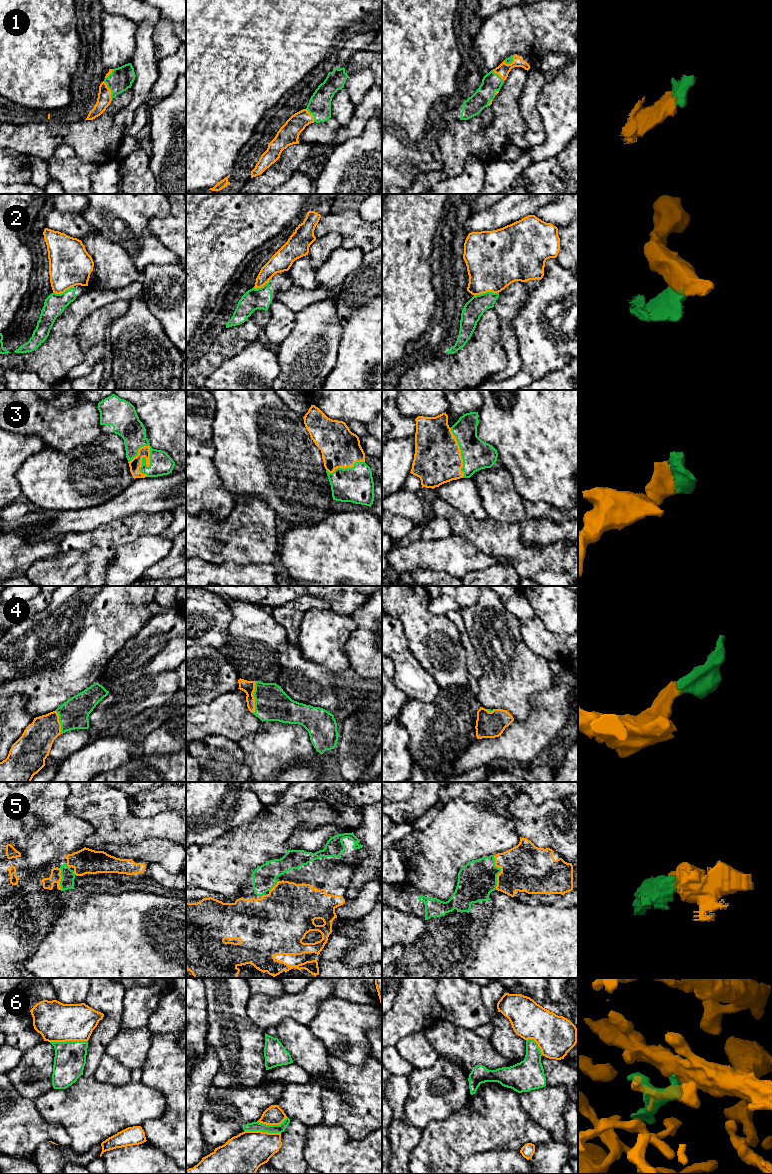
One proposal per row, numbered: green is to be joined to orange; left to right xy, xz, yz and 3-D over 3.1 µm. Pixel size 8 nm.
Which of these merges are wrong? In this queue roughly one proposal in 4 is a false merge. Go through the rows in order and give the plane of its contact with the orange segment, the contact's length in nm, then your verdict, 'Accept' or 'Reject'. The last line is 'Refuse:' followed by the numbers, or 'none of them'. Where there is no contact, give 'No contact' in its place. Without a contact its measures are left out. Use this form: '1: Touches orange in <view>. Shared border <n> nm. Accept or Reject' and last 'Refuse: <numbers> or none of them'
1: Touches orange in xy. Shared border 160 nm. Accept
2: Touches orange in yz. Shared border 200 nm. Reject
3: Touches orange in xy. Shared border 260 nm. Accept
4: Touches orange in xz. Shared border 260 nm. Accept
5: Touches orange in yz. Shared border 280 nm. Accept
6: Touches orange in xy. Shared border 300 nm. Reject
Refuse: 2, 6

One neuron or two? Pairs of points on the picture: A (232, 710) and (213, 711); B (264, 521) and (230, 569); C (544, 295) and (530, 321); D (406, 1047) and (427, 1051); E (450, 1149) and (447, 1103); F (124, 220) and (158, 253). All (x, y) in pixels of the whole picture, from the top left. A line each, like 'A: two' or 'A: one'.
A: one
B: two
C: one
D: one
E: two
F: one

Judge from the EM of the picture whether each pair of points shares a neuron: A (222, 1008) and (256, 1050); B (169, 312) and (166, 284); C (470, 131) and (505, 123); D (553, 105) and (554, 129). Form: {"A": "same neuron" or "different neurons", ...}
{"A": "same neuron", "B": "same neuron", "C": "same neuron", "D": "same neuron"}

